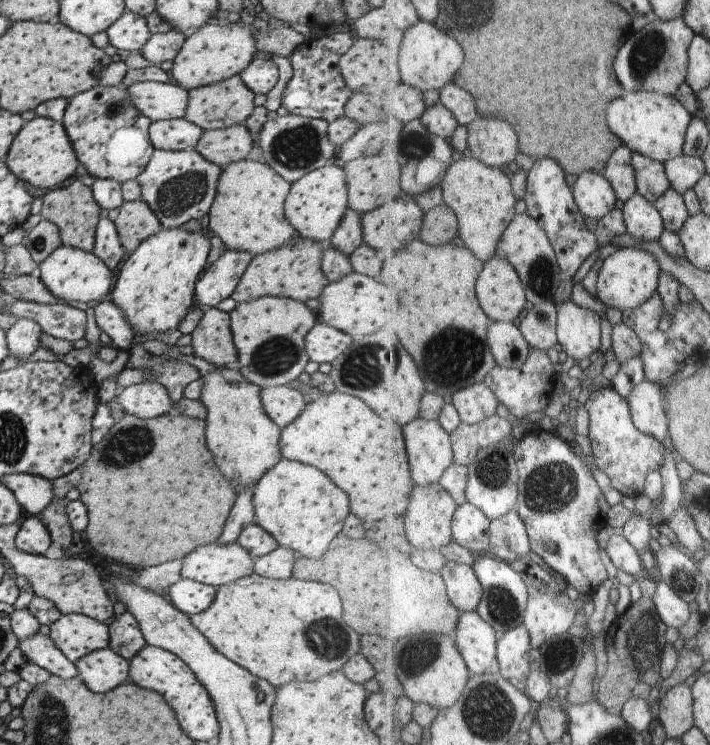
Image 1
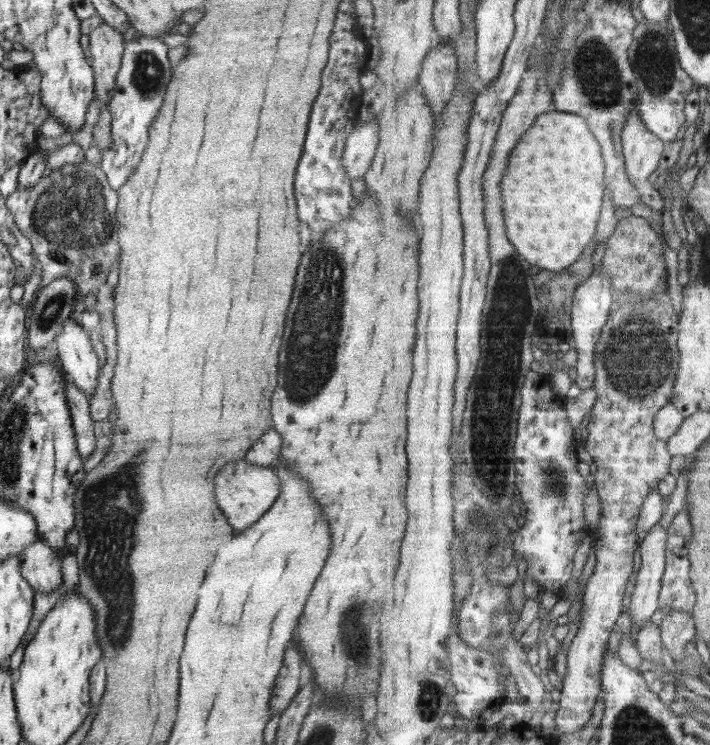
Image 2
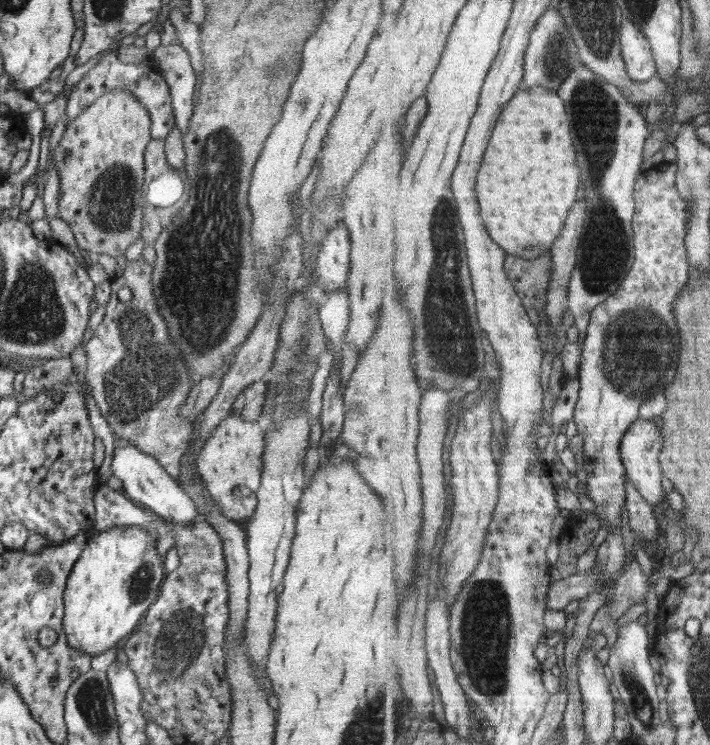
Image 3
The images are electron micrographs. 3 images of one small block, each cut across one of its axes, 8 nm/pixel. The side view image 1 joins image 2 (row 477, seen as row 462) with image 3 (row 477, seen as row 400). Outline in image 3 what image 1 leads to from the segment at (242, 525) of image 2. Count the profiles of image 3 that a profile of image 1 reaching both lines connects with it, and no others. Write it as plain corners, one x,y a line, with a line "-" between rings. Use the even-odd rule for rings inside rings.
231,411
212,430
196,460
211,498
230,521
248,520
257,507
257,490
261,485
263,454
266,452
262,422
248,422

